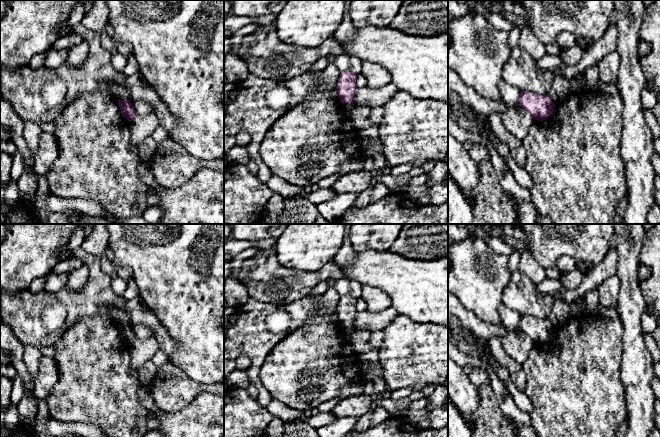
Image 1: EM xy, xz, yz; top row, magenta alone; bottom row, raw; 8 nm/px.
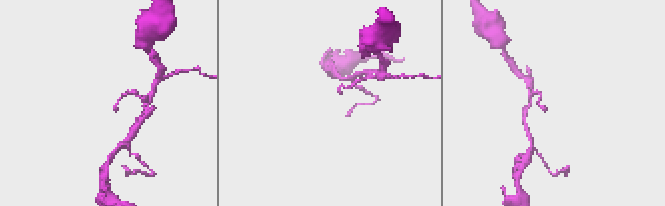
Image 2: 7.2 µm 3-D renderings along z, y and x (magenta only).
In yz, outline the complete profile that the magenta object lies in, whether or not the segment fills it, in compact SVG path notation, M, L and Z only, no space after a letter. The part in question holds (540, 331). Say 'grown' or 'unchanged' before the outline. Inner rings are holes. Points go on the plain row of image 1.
unchanged | M527 315L520 316L519 328L538 345L546 344L555 332L548 319L537 319Z

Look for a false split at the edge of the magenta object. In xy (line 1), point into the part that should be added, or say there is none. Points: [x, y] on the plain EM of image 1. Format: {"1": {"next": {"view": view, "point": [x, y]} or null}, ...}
{"1": {"next": null}}

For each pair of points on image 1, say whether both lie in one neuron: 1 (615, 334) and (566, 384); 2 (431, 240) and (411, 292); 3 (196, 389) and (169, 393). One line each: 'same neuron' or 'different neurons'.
1: same neuron
2: different neurons
3: same neuron

